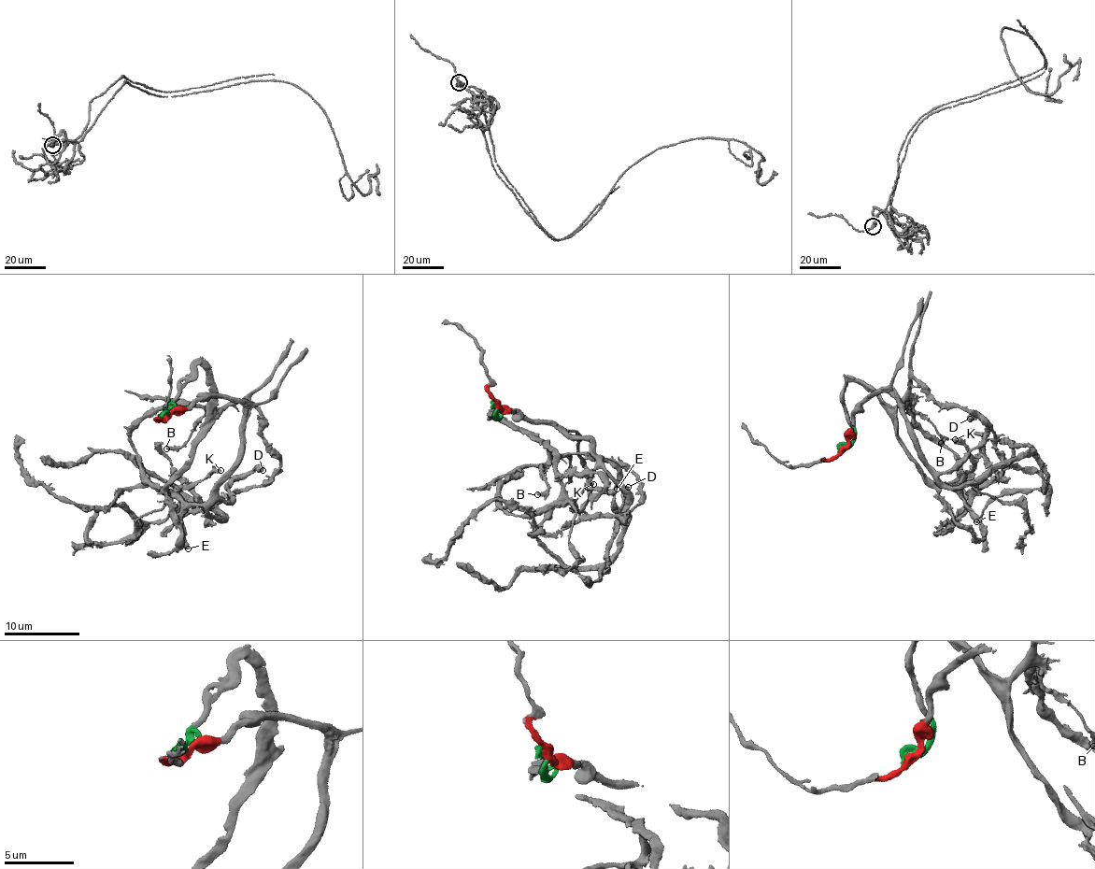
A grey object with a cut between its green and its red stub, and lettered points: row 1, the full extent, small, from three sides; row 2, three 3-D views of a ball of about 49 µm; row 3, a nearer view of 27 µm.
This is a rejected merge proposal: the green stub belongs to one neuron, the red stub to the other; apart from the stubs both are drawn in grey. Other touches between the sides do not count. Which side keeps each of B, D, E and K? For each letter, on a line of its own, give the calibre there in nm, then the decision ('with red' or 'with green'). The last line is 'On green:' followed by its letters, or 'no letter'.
B: 320 nm thick; with green
D: 600 nm thick; with red
E: 480 nm thick; with red
K: 360 nm thick; with green
On green: B, K

